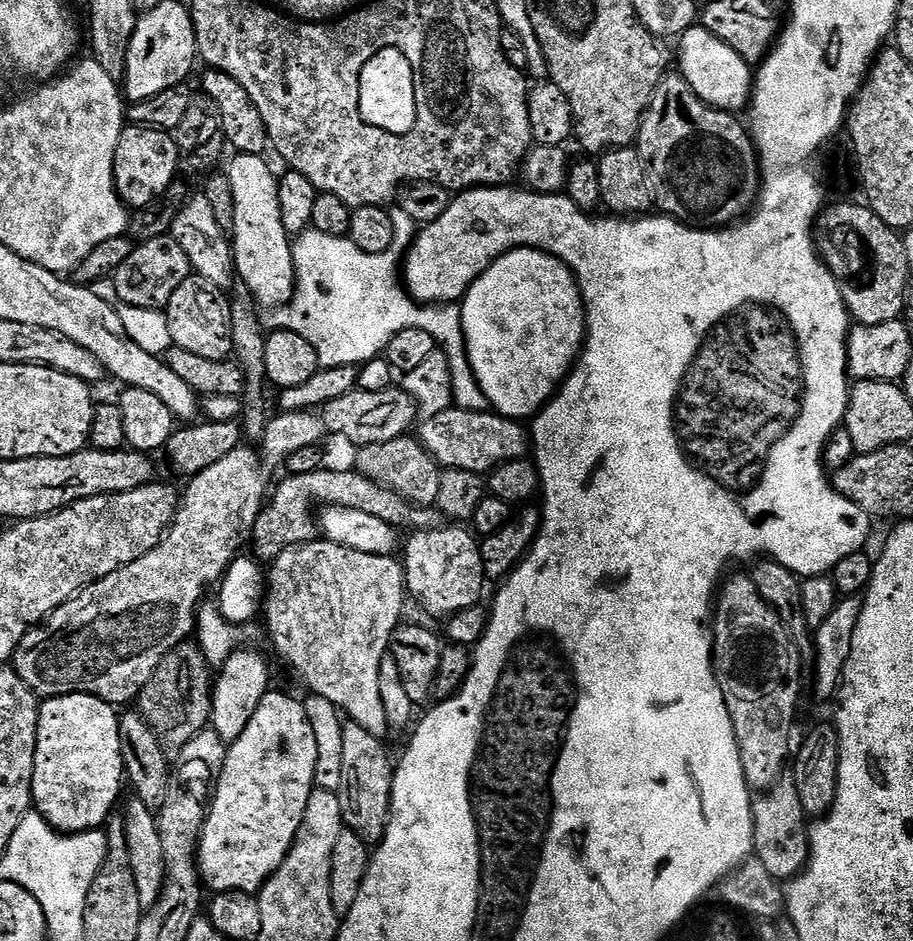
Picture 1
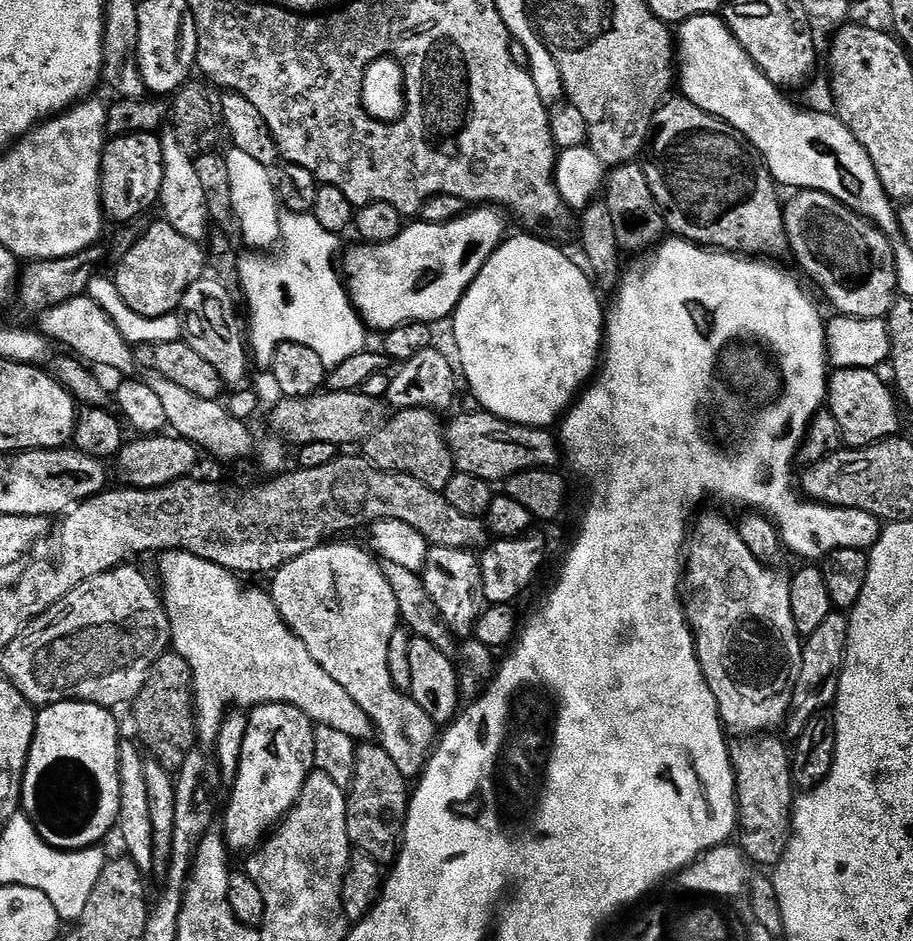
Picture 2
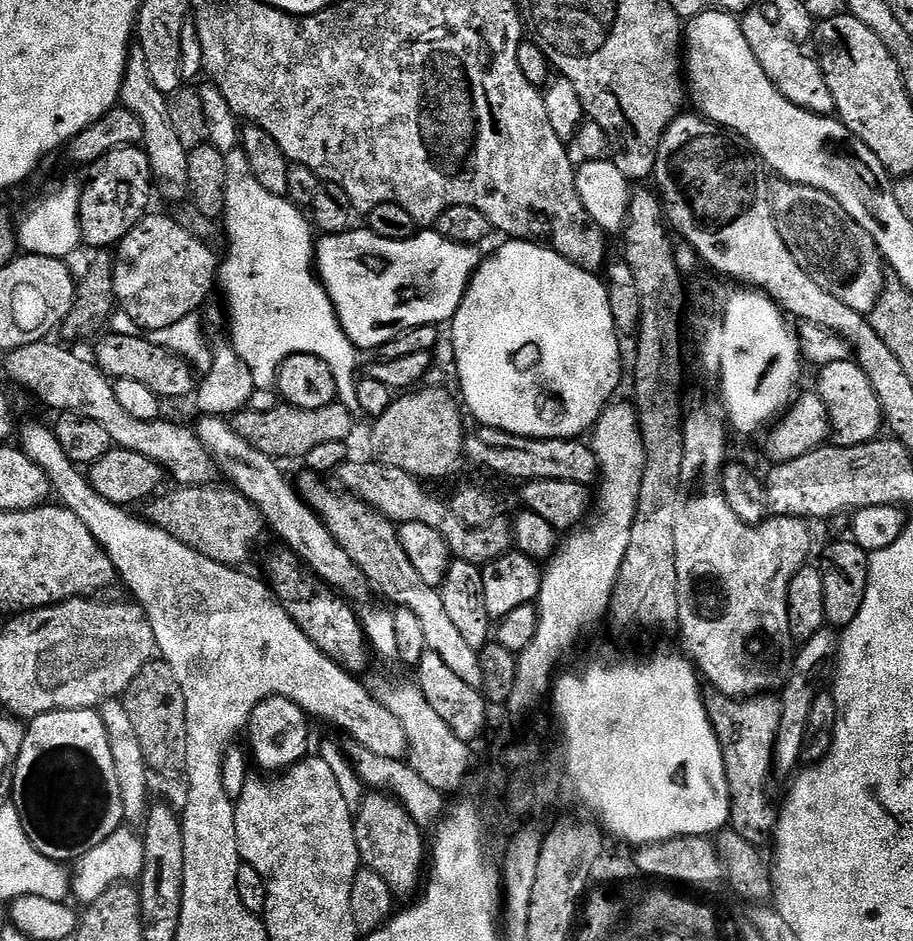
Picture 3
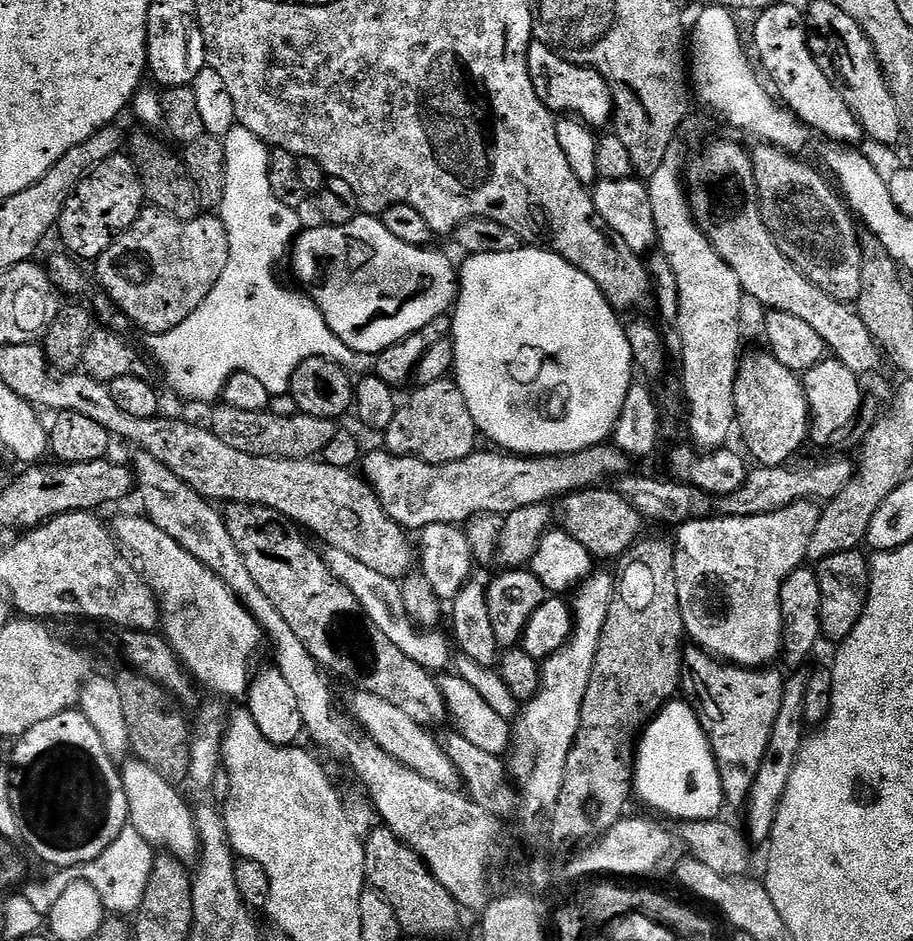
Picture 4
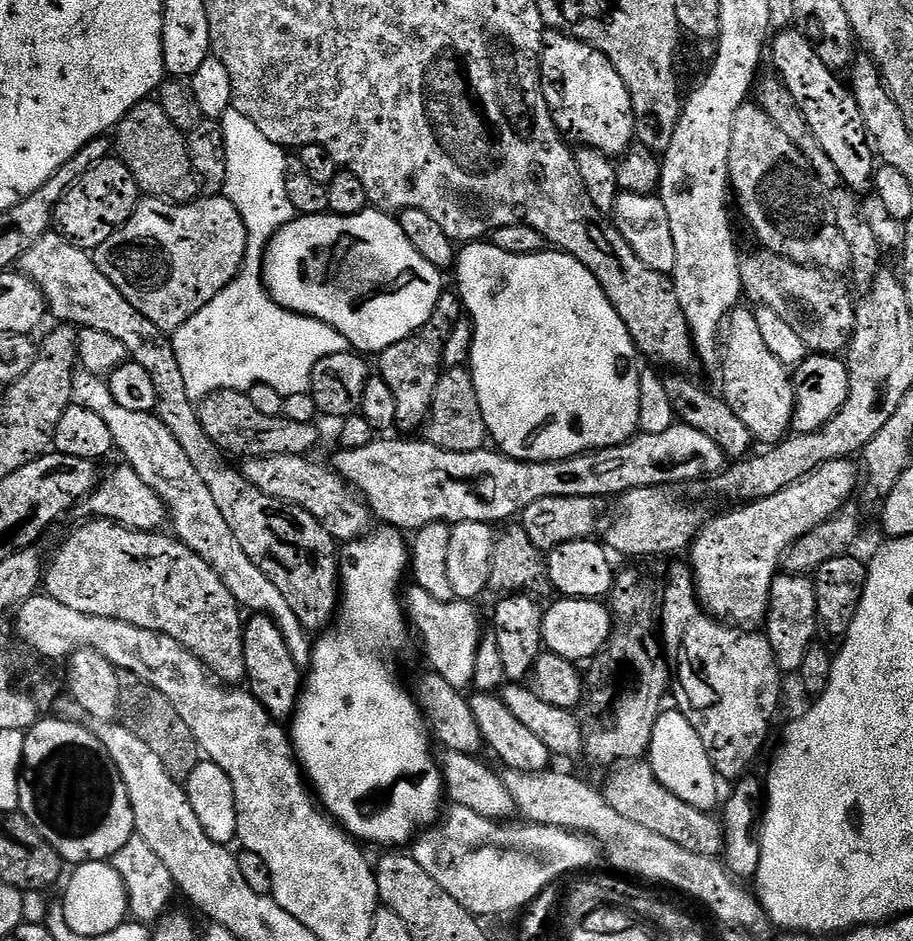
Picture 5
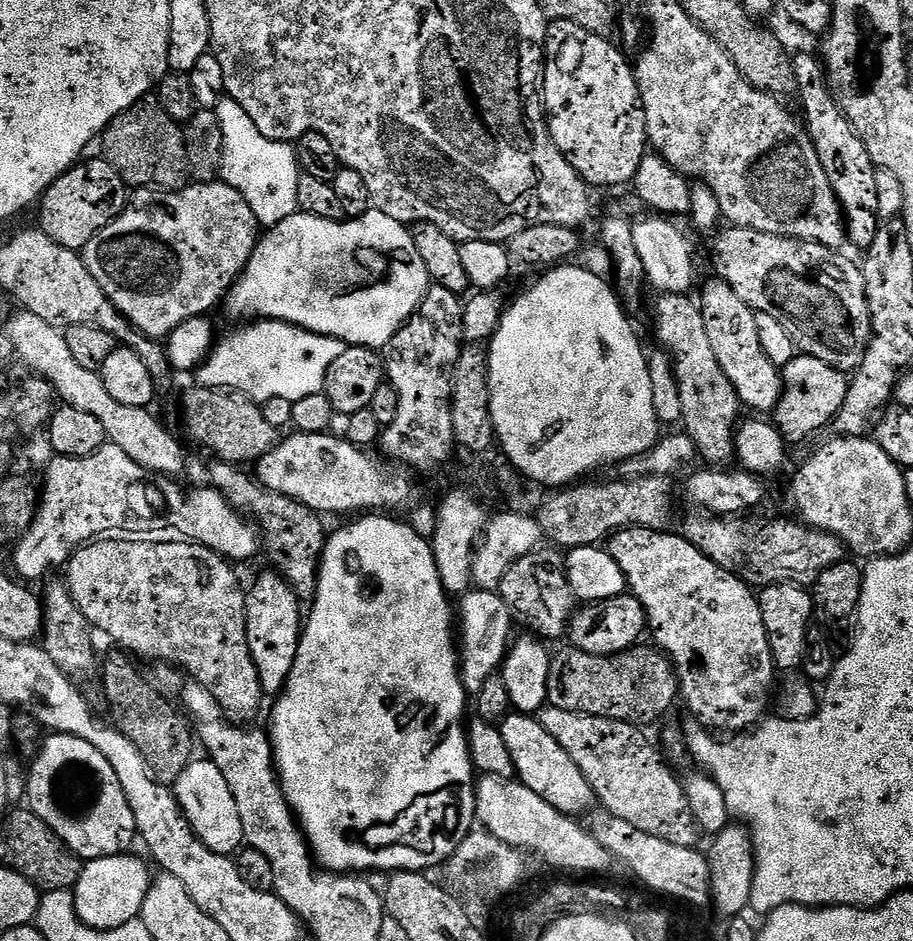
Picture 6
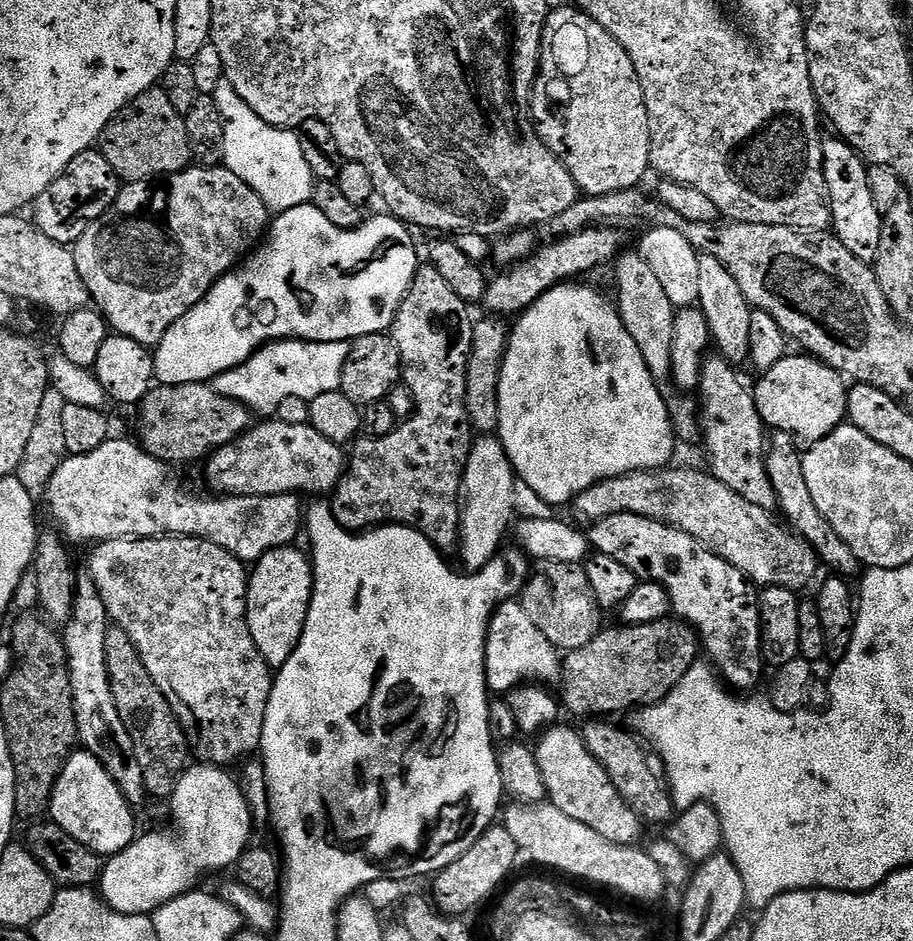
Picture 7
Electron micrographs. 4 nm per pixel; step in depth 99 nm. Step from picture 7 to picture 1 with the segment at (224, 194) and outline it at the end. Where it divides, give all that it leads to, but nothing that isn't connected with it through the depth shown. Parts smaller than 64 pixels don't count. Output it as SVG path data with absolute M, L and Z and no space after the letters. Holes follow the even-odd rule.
M169 234L137 243L130 258L118 266L111 279L122 302L139 308L164 310L170 298L174 298L174 290L178 290L178 286L182 286L182 282L186 282L191 275L193 270L190 258L186 258L186 250L182 250L182 246Z

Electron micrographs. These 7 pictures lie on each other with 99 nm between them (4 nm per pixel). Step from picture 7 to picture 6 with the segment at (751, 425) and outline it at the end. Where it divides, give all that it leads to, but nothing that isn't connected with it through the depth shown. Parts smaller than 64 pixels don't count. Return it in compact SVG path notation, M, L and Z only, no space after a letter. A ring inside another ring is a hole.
M660 294L655 298L656 340L669 352L670 371L682 402L680 419L683 431L694 442L699 459L704 459L705 465L731 465L728 463L733 463L736 454L734 429L741 419L742 405L734 386L714 358L700 305L688 294Z

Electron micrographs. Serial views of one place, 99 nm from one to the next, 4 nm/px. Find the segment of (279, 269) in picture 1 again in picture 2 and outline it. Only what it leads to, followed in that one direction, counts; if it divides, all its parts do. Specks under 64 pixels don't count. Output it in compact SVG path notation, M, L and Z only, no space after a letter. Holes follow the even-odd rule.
M229 147L227 151L223 153L223 157L226 171L230 173L230 202L235 223L240 223L240 232L244 235L245 242L252 247L249 249L275 249L280 238L282 209L280 199L276 196L273 173L242 150Z

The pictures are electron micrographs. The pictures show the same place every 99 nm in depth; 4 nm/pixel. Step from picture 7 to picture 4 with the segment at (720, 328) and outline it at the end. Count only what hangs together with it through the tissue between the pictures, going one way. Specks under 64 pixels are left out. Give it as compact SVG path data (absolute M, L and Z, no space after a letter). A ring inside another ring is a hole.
M762 352L752 356L745 355L739 361L738 374L735 380L734 402L736 412L736 428L740 432L744 444L759 467L785 465L810 436L811 416L809 404L806 402L805 390L801 377L786 368L771 353Z

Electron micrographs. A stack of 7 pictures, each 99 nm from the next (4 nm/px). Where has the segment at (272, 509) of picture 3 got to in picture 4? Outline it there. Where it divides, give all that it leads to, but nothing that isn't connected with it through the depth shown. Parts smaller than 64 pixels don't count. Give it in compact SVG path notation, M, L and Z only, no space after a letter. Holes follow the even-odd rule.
M325 547L322 555L335 576L351 590L354 598L358 598L364 613L374 621L378 630L382 630L382 634L386 634L386 638L390 638L390 642L394 642L394 646L398 646L398 650L402 650L402 654L406 654L406 658L414 658L418 666L433 674L443 673L447 669L444 667L453 663L454 648L449 637L445 633L444 637L440 630L417 628L412 623L410 614L406 614L406 602L400 589L401 581L386 578L386 574L378 574L378 570L370 570L370 566L358 562L358 558L350 558L350 554L343 550Z

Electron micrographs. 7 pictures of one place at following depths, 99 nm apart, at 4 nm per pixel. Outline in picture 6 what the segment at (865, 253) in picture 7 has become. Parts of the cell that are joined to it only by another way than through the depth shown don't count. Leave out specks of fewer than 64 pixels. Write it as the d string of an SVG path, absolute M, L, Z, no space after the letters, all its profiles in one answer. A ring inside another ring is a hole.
M796 56L792 61L794 78L796 79L795 95L800 96L800 104L804 107L803 123L808 129L808 137L818 150L818 162L826 170L826 178L830 178L836 201L844 214L844 231L847 243L859 250L866 250L870 242L874 242L874 234L878 234L882 223L878 210L878 197L874 186L876 165L873 164L862 138L850 126L850 122L842 114L840 107L828 89L828 79L824 76L824 66L819 59L812 56Z

